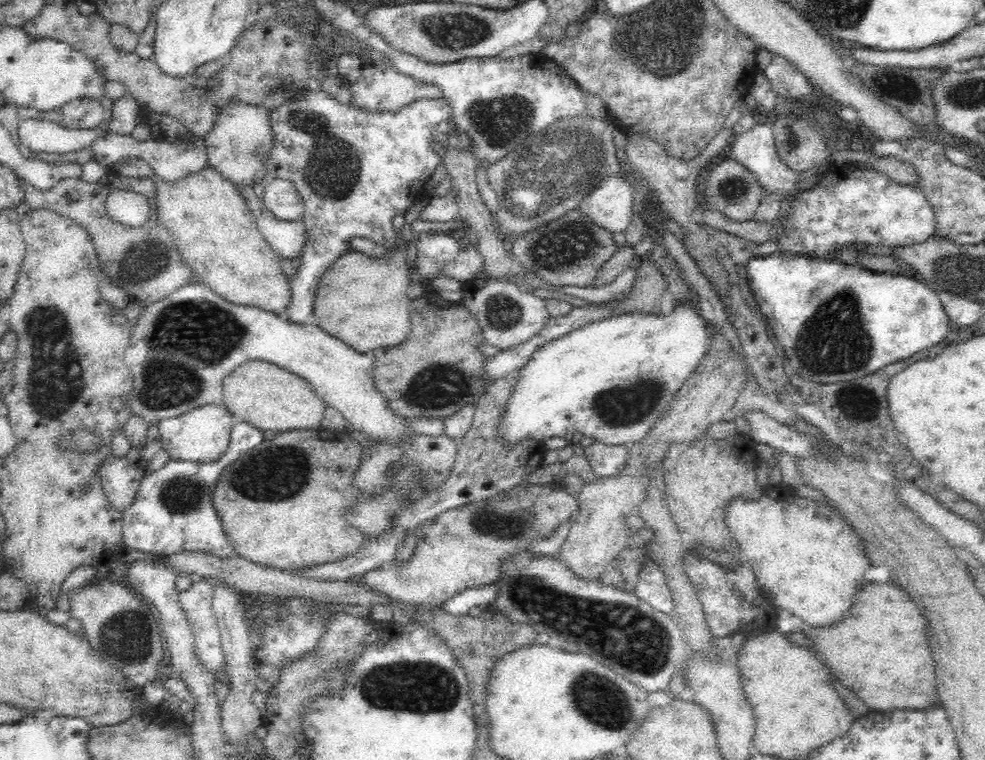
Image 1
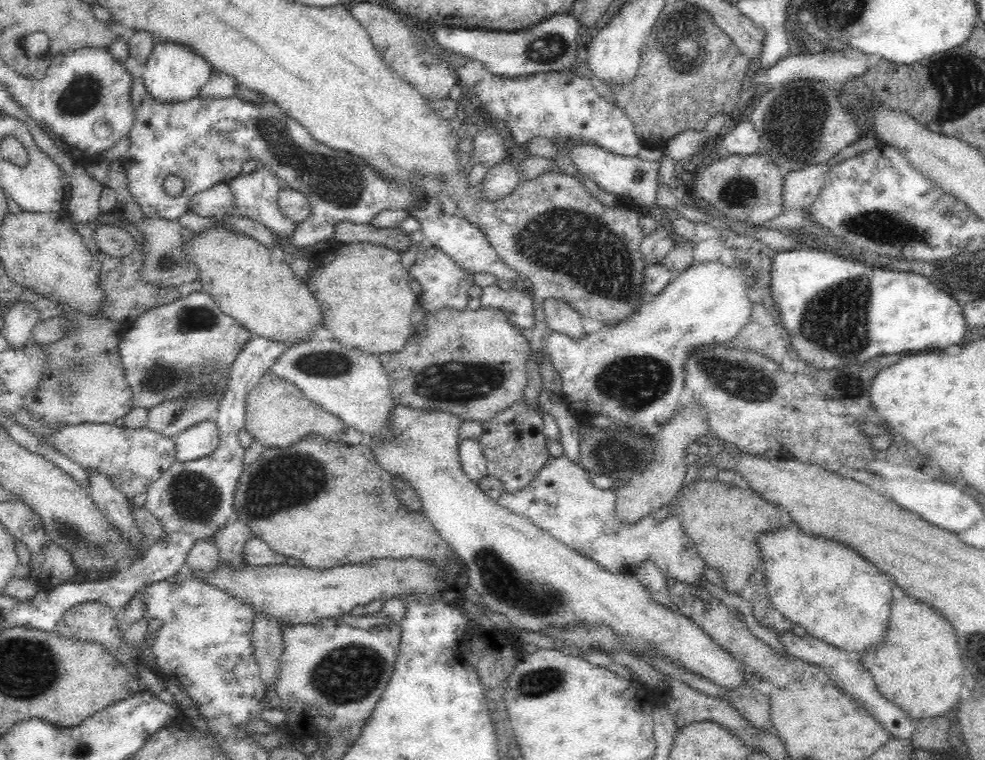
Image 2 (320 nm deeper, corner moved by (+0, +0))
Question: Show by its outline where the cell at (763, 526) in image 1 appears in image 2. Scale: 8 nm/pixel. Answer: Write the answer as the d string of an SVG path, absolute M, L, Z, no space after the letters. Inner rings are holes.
M794 522L790 523L787 528L783 526L781 529L758 535L757 545L761 552L761 558L764 558L762 560L764 566L766 566L765 587L767 588L767 608L782 613L793 624L803 626L806 629L807 635L812 636L814 639L822 640L853 655L859 656L862 652L868 652L874 646L883 643L882 640L888 636L888 618L890 618L891 602L894 598L891 579L888 578L888 575L884 575L880 569L874 567L874 564L862 558L854 549L846 547L846 545L838 543L838 541L806 535Z

